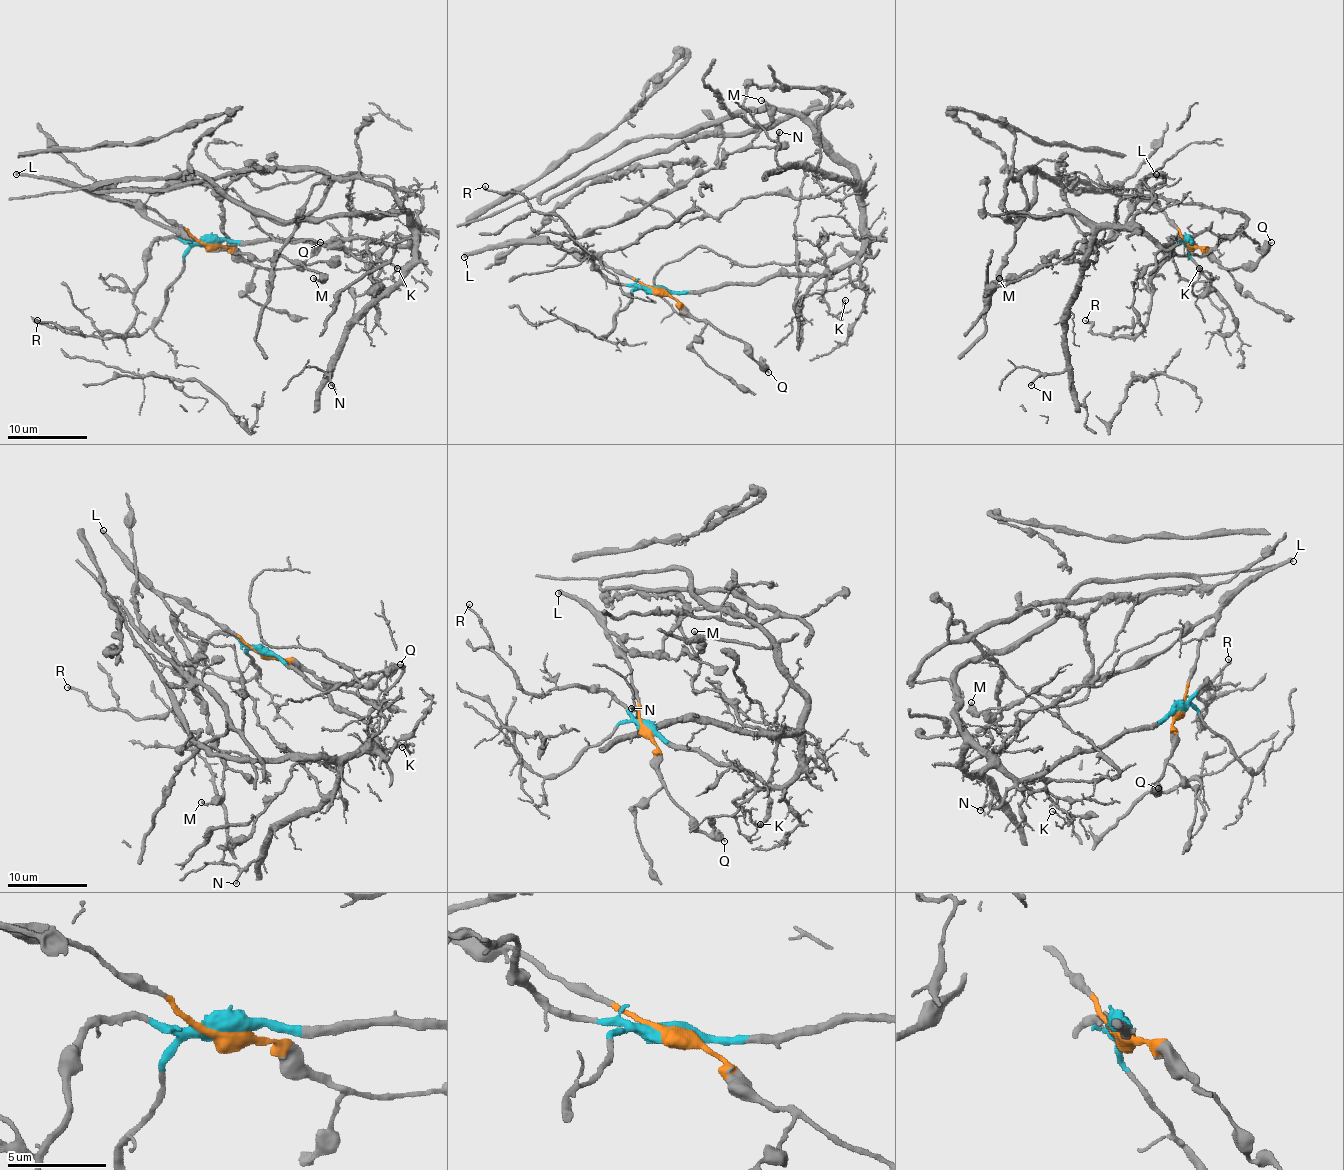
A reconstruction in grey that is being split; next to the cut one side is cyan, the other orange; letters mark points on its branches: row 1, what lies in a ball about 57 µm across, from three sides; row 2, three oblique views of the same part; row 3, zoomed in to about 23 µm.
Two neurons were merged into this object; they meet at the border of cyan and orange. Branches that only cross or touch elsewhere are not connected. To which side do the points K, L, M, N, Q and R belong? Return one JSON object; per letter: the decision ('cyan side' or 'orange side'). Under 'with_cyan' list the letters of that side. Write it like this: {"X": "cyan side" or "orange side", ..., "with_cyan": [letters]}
{"K": "cyan side", "L": "orange side", "M": "orange side", "N": "cyan side", "Q": "orange side", "R": "cyan side", "with_cyan": ["K", "N", "R"]}

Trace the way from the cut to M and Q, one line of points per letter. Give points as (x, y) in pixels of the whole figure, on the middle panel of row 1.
M: (657, 289), (593, 257), (575, 257), (563, 243), (625, 221), (743, 149), (771, 121), (761, 99)
Q: (657, 289), (665, 289), (699, 319), (737, 337), (769, 373)

